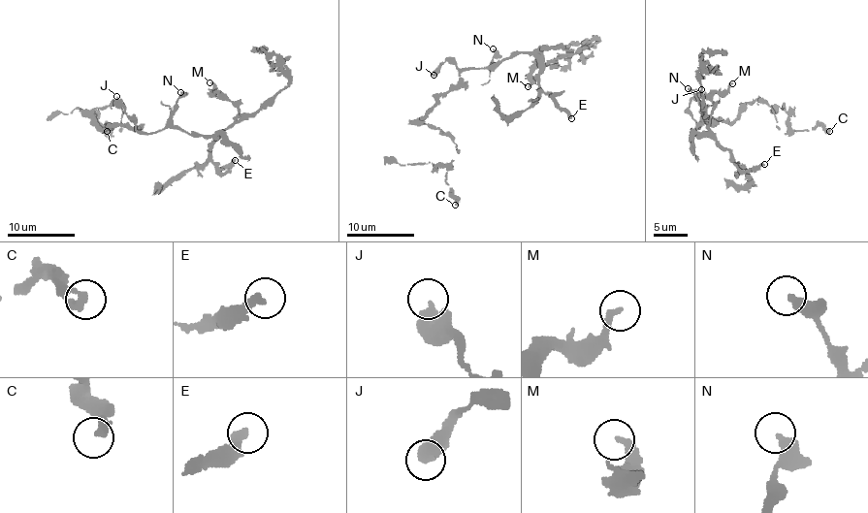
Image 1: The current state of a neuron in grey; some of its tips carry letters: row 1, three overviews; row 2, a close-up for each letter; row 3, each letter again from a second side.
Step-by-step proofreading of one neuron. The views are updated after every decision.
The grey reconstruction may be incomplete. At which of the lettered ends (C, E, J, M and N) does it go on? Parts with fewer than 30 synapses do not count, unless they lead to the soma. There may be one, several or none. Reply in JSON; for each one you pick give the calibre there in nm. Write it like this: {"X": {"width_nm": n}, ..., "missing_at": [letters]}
{"E": {"width_nm": 360}, "M": {"width_nm": 240}, "missing_at": ["E", "M"]}

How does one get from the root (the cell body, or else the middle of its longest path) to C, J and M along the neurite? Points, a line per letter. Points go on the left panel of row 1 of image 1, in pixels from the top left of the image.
C: (144, 132), (98, 124), (96, 109), (118, 105), (121, 130), (107, 135), (106, 126), (107, 131)
J: (144, 132), (135, 127), (116, 96)
M: (144, 132), (180, 128), (197, 136), (221, 135), (233, 123), (238, 108), (214, 91), (209, 82)

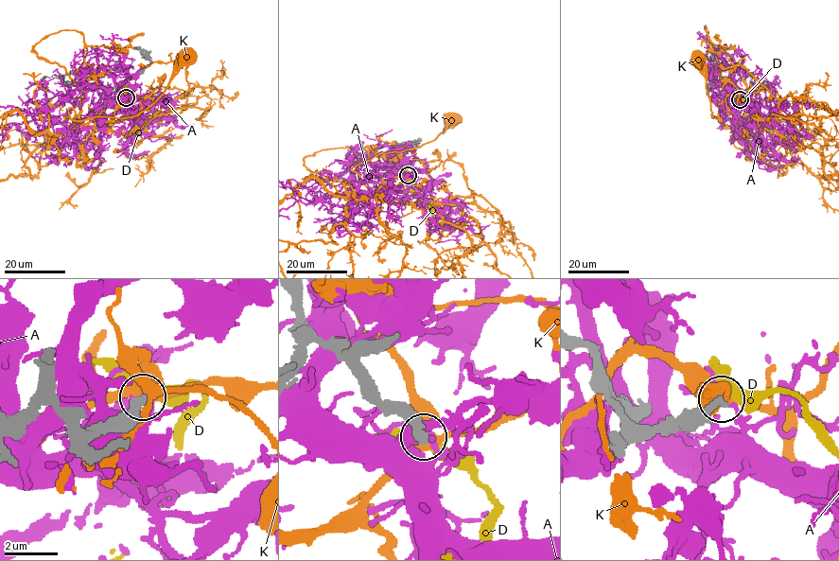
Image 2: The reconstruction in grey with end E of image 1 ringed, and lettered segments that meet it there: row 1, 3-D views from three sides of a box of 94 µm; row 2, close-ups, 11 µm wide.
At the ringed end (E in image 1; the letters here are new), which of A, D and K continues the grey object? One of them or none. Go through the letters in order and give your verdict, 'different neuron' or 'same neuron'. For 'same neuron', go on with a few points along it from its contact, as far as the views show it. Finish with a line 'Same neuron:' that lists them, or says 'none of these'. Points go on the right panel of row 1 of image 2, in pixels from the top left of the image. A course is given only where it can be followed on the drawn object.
A: different neuron
D: same neuron | via (740, 99), (749, 100), (757, 114), (765, 119), (794, 123)
K: different neuron
Same neuron: D

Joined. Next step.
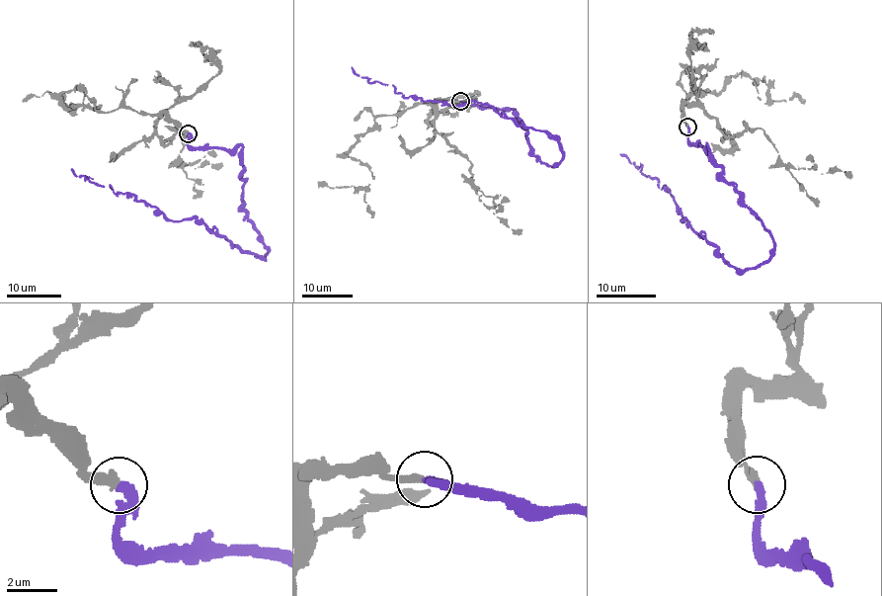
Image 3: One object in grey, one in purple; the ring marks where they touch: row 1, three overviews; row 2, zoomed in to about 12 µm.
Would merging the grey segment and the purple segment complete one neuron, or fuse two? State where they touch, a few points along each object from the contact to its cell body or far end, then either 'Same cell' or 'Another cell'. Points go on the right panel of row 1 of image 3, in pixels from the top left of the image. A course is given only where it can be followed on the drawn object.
Place: (687, 127). Course of grey: (688, 127), (681, 103), (687, 96), (719, 93), (739, 74), (767, 101), (763, 77), (752, 83). Course of purple: (688, 127), (769, 232), (773, 251), (761, 265), (722, 258), (619, 153). Same cell

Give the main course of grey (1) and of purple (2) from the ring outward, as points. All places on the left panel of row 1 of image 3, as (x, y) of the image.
1: (188, 132), (162, 113), (67, 108), (60, 95), (75, 89), (84, 95), (76, 114), (47, 92), (23, 99)
2: (188, 132), (193, 146), (237, 153), (242, 204), (266, 254), (237, 249), (195, 217), (171, 220), (71, 168)

